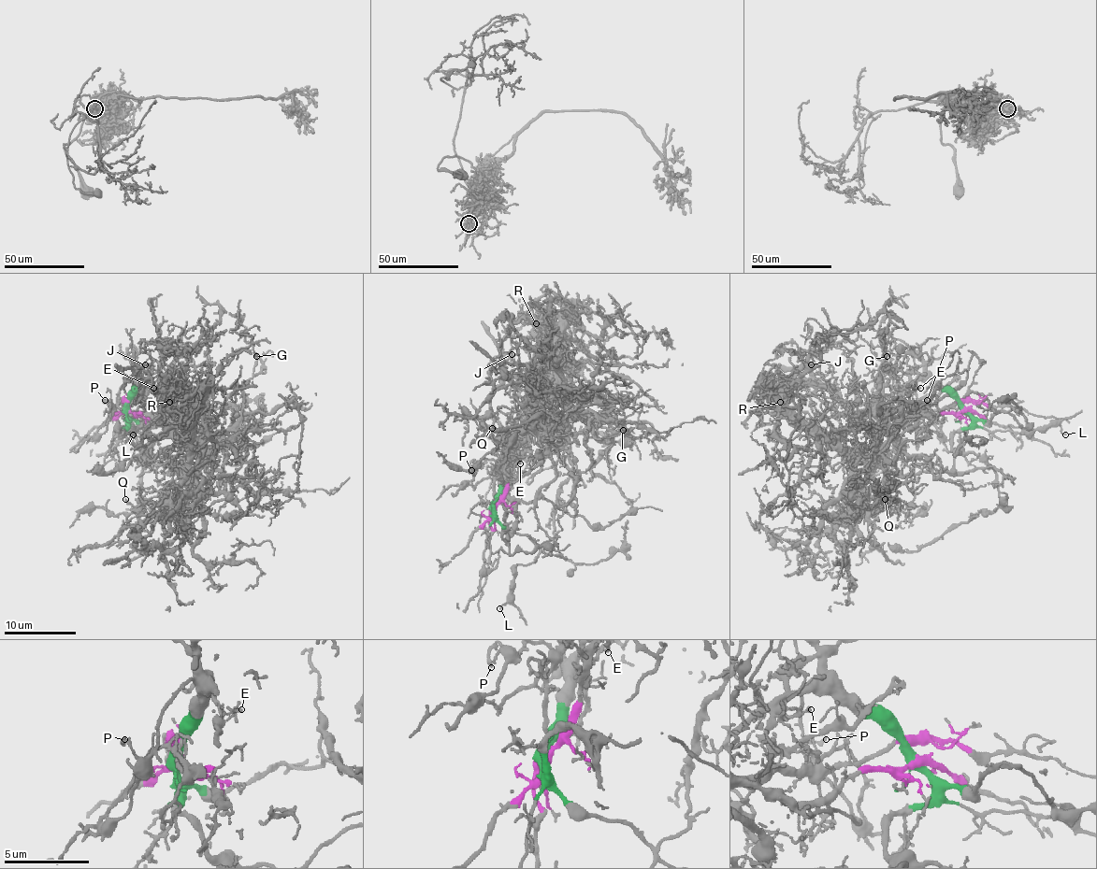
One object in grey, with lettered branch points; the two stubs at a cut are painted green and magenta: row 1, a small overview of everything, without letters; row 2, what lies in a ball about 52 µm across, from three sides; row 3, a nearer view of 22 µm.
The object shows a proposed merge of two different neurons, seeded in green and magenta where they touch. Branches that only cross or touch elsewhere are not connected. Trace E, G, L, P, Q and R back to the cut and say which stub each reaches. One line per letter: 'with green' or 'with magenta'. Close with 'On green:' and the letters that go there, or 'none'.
E: with magenta
G: with magenta
L: with green
P: with green
Q: with magenta
R: with magenta
On green: L, P

